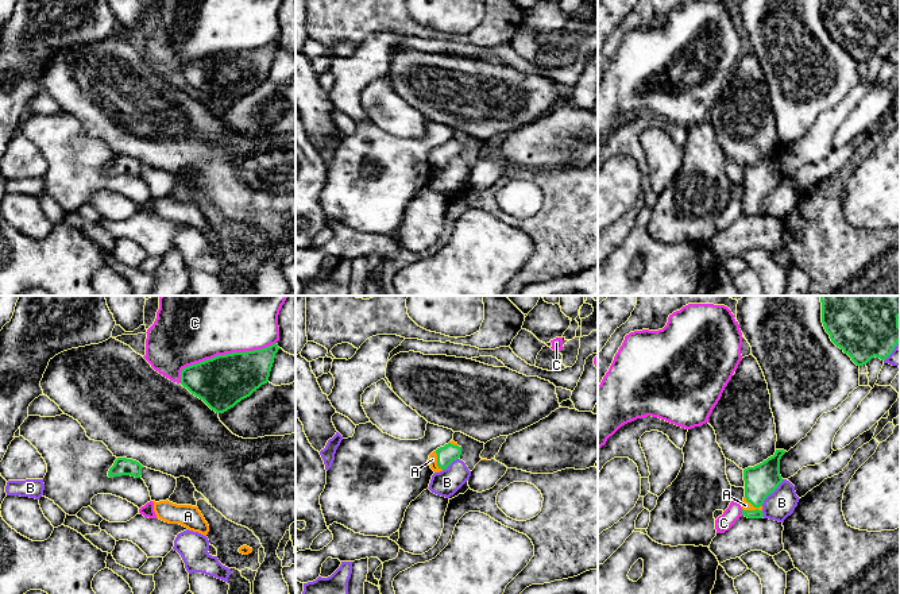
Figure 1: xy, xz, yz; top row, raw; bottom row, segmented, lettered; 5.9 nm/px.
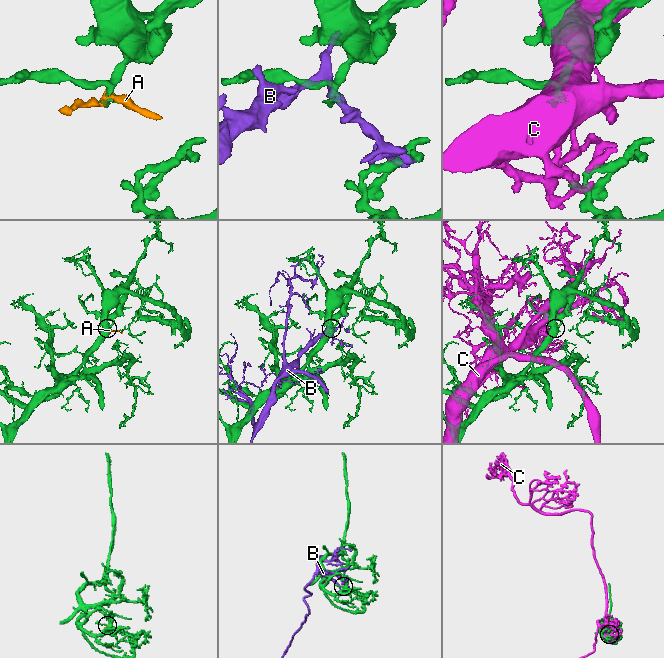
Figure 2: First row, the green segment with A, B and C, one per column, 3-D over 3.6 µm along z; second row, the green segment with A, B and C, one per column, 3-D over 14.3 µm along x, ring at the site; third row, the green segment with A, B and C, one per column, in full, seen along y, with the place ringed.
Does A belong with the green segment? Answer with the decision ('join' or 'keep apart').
join

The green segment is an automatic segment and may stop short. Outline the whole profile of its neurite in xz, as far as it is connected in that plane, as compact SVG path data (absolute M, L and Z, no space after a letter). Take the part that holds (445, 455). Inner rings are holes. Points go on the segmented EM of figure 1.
M453 440L445 444L444 447L437 448L429 455L429 466L434 472L440 472L448 466L459 459L461 455L461 447L457 446Z

